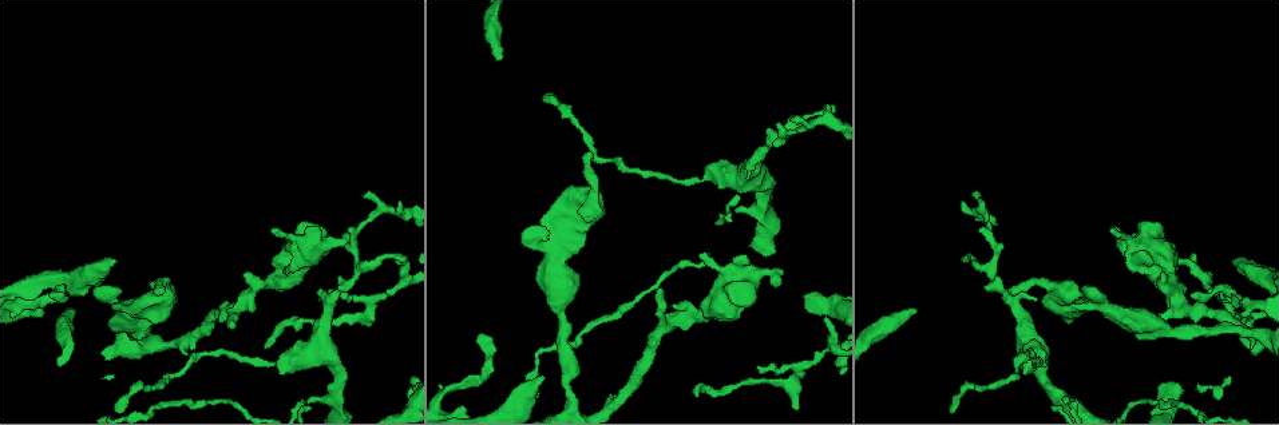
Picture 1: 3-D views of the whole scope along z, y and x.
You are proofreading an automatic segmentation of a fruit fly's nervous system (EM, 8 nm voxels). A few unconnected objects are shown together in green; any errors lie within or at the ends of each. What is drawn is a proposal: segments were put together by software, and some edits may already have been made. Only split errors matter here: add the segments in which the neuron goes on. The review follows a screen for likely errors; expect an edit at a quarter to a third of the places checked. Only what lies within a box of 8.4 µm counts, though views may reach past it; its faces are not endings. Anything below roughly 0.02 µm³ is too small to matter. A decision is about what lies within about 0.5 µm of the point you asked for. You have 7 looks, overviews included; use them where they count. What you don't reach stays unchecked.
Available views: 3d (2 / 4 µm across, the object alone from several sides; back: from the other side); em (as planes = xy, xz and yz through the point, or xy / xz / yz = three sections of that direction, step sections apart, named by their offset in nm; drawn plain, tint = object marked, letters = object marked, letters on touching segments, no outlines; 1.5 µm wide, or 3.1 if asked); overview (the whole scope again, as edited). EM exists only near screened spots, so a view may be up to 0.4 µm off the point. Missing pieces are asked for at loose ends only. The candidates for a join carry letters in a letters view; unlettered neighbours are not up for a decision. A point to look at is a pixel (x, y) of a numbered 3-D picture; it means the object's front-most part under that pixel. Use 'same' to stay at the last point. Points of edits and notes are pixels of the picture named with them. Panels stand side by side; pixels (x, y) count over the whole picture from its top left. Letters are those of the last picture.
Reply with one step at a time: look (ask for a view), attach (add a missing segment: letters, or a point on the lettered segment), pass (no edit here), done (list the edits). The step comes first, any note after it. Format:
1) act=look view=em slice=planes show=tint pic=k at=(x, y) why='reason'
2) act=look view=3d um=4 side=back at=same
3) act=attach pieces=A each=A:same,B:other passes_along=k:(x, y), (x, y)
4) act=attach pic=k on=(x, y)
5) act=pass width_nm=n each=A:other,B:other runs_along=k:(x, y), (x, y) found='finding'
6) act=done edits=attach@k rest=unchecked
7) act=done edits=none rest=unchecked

act=look view=3d um=2 side=back pic=1 at=(269, 343)

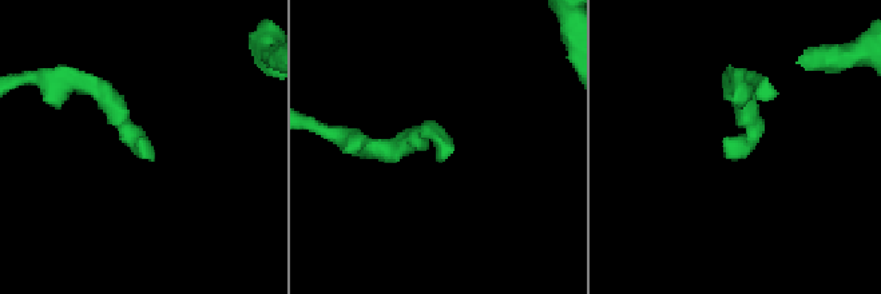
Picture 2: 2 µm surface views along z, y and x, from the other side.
act=look view=em slice=xz step=4 show=letters pic=2 at=(723, 152) why='need the tissue'

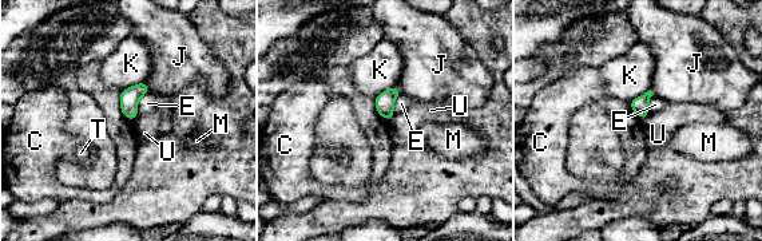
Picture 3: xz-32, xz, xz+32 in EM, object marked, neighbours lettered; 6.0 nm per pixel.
act=look view=em slice=planes show=letters at=same

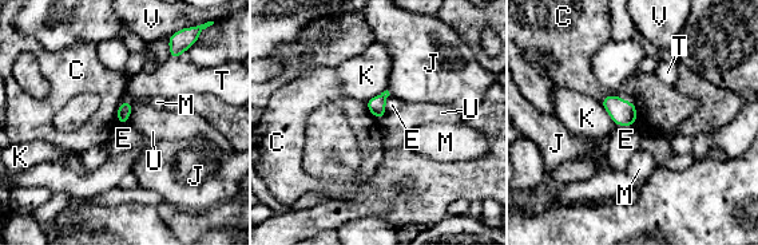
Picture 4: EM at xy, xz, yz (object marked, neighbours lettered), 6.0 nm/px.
act=pass each=C:other,E:other,J:other,K:other,M:other,T:other,U:other,V:other border=4:(133, 107), (124, 123) found='none of them fits'

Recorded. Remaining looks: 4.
act=look view=3d um=4 pic=1 at=(480, 334)

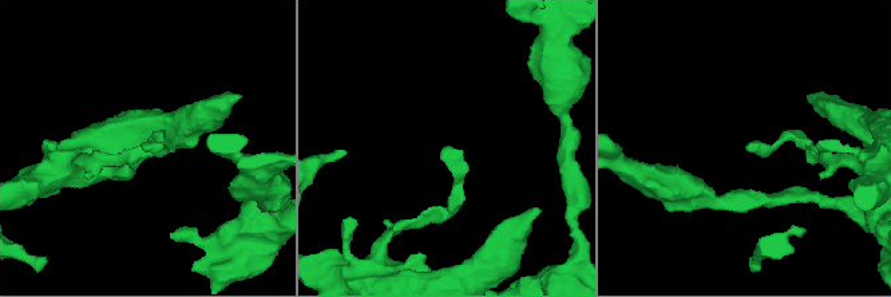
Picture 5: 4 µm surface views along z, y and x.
act=look view=em slice=planes show=tint pic=5 at=(444, 147)

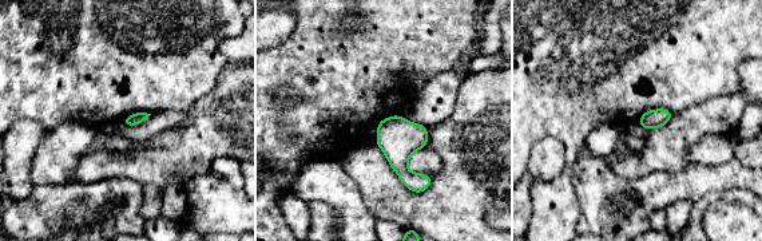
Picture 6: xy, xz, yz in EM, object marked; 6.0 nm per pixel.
act=look view=em slice=planes show=letters at=same

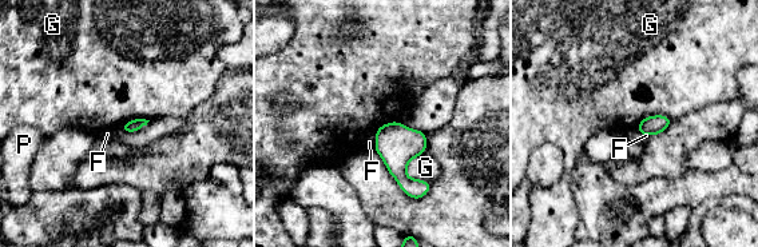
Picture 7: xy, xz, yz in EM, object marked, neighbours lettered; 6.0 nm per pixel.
act=pass each=F:other,G:other,P:other border=7:(427, 148), (409, 160), (409, 179) found='no lettered segment goes on from it'

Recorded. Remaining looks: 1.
act=done edits=none rest=unchecked

